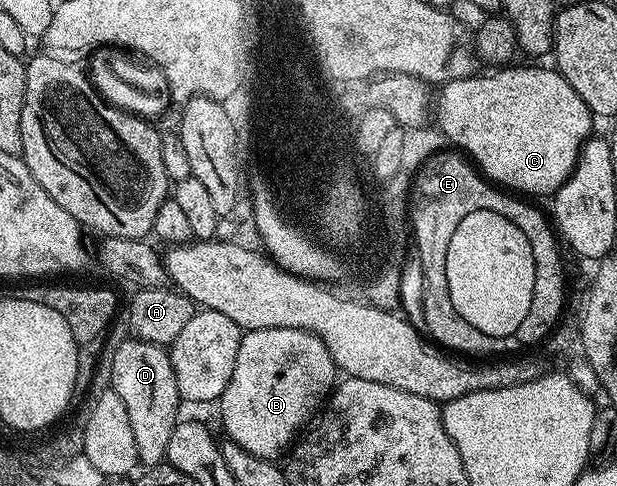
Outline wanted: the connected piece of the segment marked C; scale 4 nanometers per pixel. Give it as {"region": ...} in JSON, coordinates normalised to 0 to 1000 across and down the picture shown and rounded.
{"region":[[[812,136],[794,156],[773,156],[775,152],[762,152],[746,160],[723,165],[713,175],[710,193],[705,198],[705,247],[708,239],[707,261],[712,265],[713,278],[721,280],[739,300],[801,381],[817,383],[820,389],[830,391],[838,399],[849,399],[857,407],[870,407],[864,403],[895,405],[896,397],[904,395],[912,383],[912,374],[924,356],[929,354],[930,340],[935,337],[935,319],[942,313],[943,298],[950,288],[956,286],[958,274],[963,270],[961,253],[964,241],[956,230],[955,220],[945,210],[945,202],[938,202],[938,193],[932,193],[932,185],[911,160],[908,148],[890,140],[828,140],[830,136]]]}

